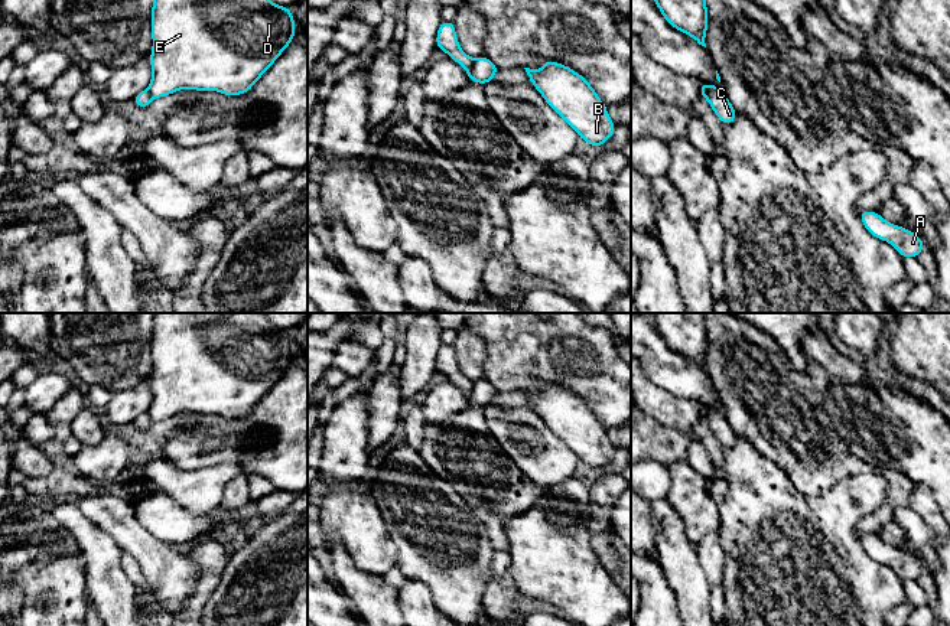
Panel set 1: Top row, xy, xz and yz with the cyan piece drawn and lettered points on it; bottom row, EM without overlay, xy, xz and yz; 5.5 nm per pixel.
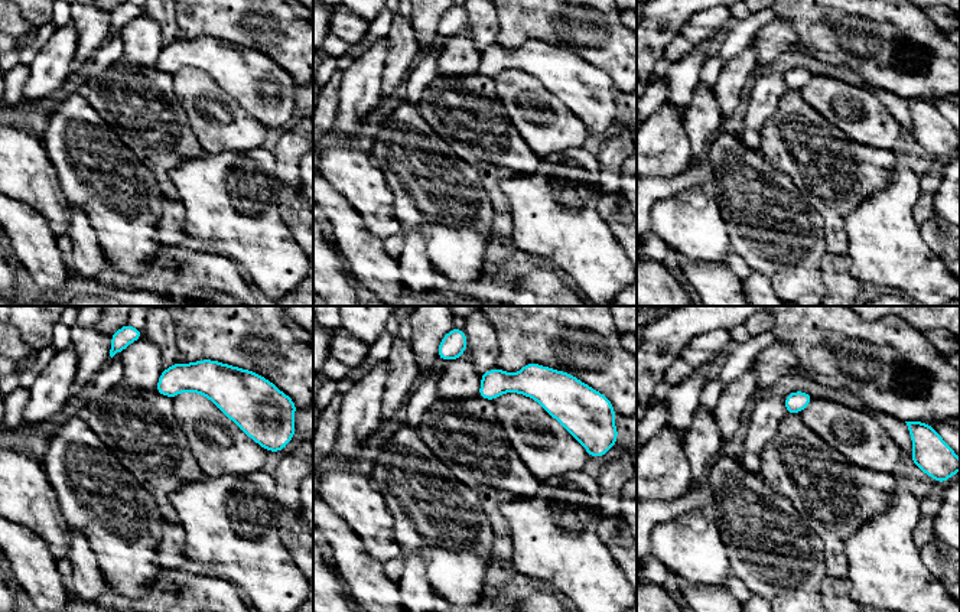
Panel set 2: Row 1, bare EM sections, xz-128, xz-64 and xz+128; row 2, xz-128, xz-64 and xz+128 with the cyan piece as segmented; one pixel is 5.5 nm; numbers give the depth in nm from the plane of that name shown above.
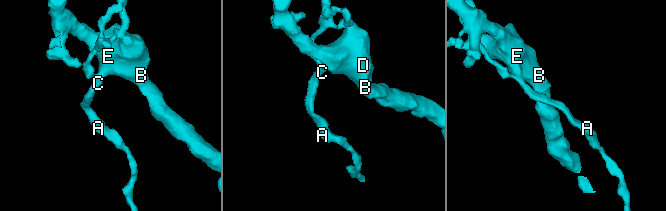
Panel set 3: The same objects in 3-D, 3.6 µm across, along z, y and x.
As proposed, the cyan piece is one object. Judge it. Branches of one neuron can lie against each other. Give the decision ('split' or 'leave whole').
split

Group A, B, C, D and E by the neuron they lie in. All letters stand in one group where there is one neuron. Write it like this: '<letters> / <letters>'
A C / B D E

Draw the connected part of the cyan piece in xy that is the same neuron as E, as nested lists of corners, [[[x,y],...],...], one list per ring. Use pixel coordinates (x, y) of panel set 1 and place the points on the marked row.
[[[153,0],[152,98],[180,89],[247,94],[295,39],[292,10],[271,0]]]

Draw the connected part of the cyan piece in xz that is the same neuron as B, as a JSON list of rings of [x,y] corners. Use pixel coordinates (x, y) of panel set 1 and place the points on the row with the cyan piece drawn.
[[[544,59],[540,69],[524,68],[544,101],[579,134],[601,149],[614,136],[615,123],[588,79],[570,66]]]

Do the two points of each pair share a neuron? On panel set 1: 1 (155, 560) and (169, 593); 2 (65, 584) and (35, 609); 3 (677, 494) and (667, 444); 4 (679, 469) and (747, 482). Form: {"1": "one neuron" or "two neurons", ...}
{"1": "one neuron", "2": "one neuron", "3": "two neurons", "4": "two neurons"}

